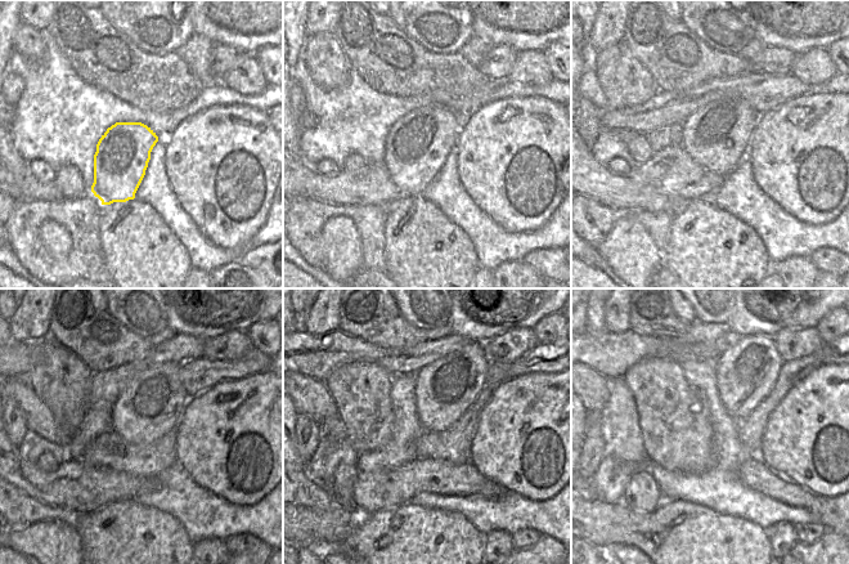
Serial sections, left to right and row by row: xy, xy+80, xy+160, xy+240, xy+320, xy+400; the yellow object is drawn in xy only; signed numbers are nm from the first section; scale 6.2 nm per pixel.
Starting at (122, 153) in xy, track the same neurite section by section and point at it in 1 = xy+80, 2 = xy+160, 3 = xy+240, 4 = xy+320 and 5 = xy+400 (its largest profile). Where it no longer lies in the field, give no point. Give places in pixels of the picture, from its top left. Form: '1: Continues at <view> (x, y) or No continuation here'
1: Continues at xy+80 (417, 146)
2: Continues at xy+160 (715, 135)
3: Continues at xy+240 (151, 404)
4: Continues at xy+320 (445, 389)
5: Continues at xy+400 (746, 371).

